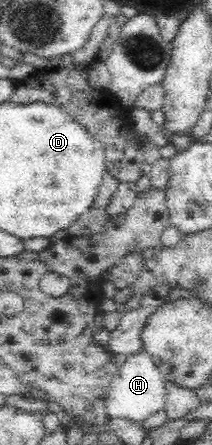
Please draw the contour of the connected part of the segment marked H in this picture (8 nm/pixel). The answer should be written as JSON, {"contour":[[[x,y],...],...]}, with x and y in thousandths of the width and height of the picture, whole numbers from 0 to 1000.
{"contour":[[[665,782],[613,798],[571,822],[557,822],[547,845],[524,856],[500,928],[524,937],[590,937],[675,946],[712,930],[774,919],[778,856],[693,784]]]}

